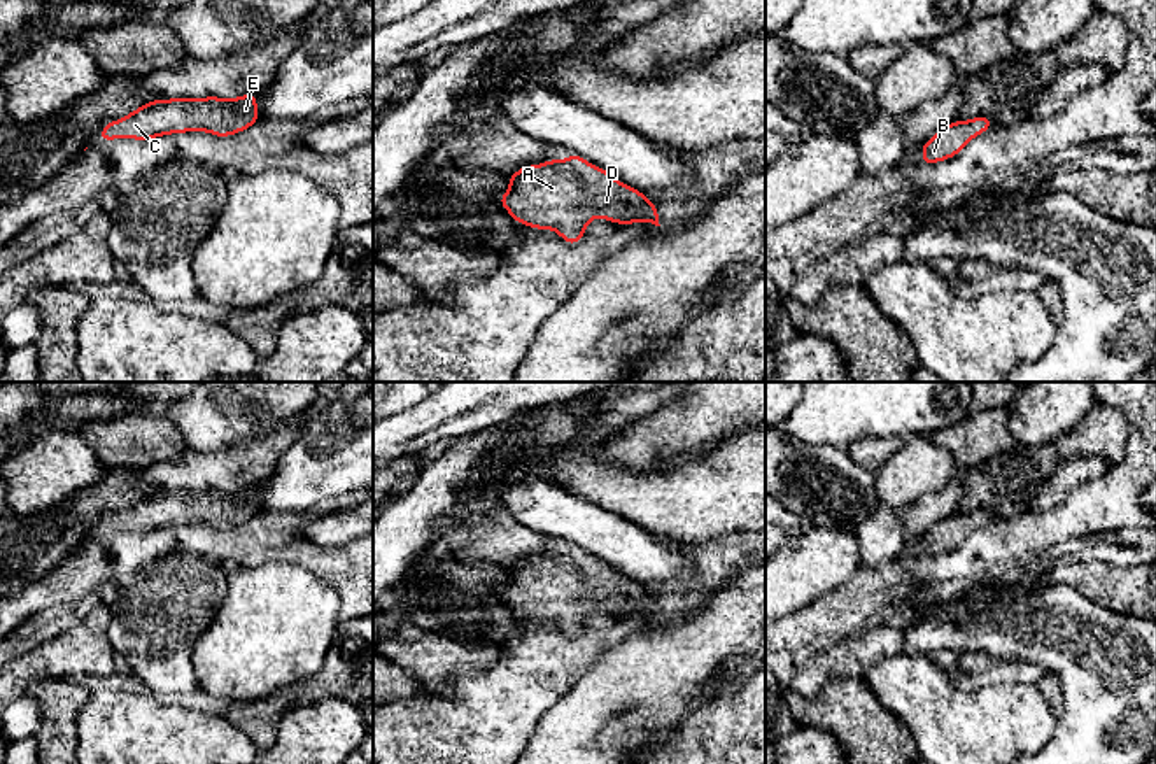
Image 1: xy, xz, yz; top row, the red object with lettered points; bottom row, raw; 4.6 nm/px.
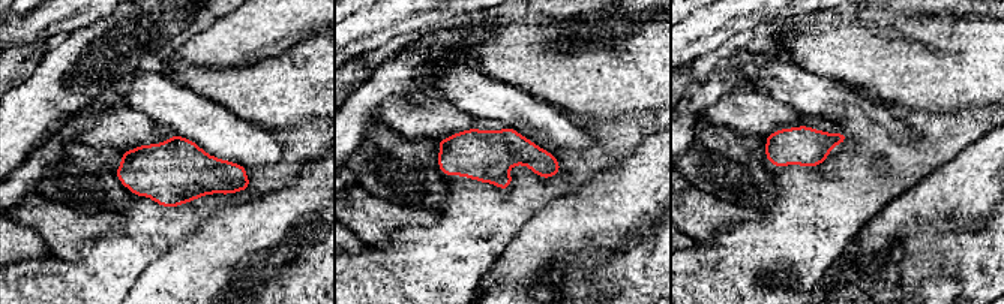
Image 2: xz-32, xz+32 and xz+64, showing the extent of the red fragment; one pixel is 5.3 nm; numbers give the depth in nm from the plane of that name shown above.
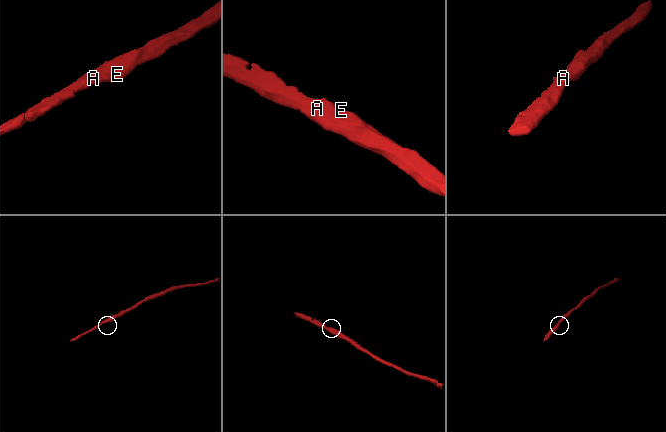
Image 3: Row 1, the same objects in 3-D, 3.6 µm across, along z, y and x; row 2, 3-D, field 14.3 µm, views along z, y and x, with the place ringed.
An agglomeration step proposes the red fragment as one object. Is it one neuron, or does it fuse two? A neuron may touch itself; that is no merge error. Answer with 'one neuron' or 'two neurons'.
one neuron

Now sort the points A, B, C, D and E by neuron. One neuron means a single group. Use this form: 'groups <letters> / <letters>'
groups A B C D E

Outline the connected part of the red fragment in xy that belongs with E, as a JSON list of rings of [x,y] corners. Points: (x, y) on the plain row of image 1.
[[[256,485],[238,491],[172,491],[152,492],[117,513],[110,513],[98,533],[147,533],[170,526],[208,524],[228,529],[250,520],[257,512]]]

